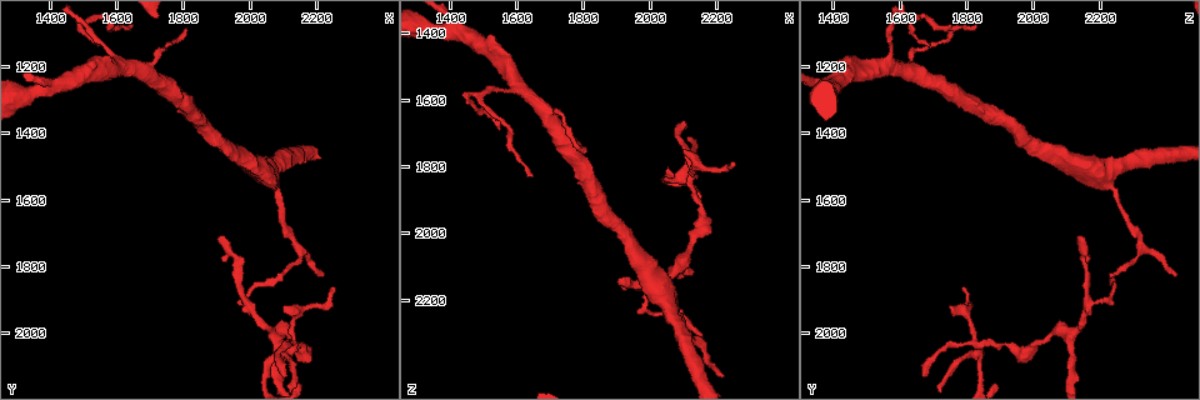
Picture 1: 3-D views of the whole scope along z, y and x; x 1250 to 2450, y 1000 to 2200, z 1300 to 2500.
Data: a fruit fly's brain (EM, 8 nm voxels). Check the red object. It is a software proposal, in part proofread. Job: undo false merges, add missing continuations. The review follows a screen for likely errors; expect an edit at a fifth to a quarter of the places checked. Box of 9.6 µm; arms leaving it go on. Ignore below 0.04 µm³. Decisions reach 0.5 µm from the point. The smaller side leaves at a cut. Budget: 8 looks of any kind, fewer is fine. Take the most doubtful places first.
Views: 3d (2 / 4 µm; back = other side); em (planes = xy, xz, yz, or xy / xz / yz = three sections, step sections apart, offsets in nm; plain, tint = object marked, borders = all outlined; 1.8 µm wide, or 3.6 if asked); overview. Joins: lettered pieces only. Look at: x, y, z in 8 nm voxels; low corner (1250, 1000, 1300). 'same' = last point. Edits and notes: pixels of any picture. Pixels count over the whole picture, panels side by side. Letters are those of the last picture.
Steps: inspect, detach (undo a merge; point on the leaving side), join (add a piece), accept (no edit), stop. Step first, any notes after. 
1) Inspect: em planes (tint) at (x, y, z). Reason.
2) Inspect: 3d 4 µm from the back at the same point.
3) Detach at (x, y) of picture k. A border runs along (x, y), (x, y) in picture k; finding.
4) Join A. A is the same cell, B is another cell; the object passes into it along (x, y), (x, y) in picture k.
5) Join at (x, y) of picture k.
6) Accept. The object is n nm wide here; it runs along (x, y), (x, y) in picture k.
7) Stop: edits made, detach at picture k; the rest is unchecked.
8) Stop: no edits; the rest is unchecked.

Inspect: em planes (borders) at (2120, 2030, 1850). A narrow waist.

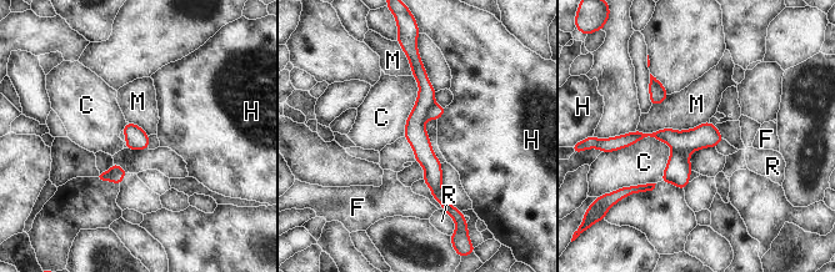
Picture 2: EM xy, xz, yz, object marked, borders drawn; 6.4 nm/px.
Detach at (435, 111) of picture 2. The object is 140 nm wide here; C, F, H, M and R are other cells; a second neuron is stuck on.

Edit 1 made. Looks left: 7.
Inspect: overview. Redraw.

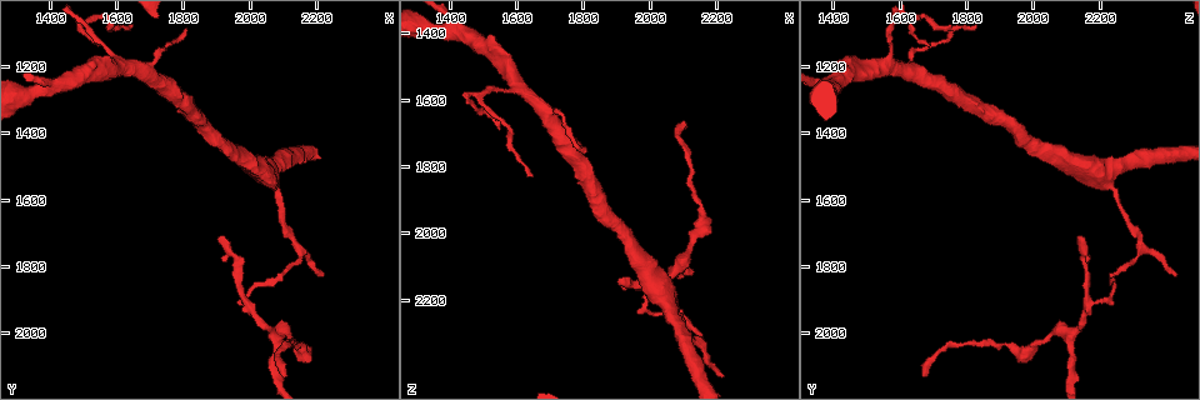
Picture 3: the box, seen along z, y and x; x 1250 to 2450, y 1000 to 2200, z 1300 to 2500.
Inspect: em planes (plain) at (2150, 1750, 2320). Sharp bend.

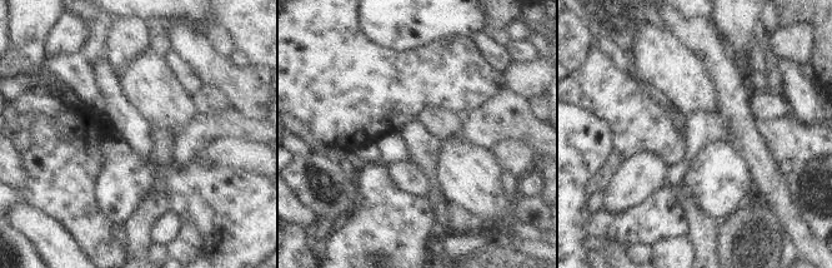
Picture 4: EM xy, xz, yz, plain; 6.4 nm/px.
Inspect: em planes (borders) at the same point. See the neighbours.

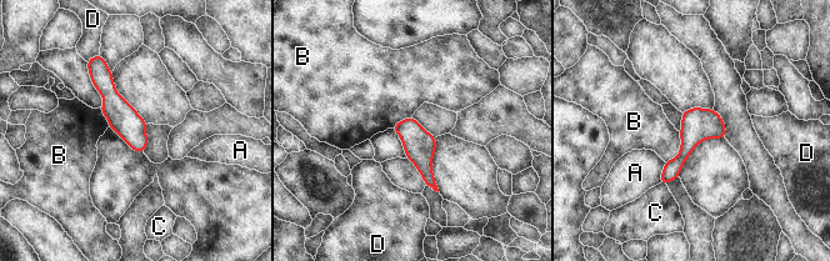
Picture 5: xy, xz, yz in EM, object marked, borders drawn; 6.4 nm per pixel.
Accept. The object is 190 nm wide here; A, B, C and D are other cells; it runs along (94, 66), (140, 149) in picture 5; one neuron here.

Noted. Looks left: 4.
Inspect: 3d 2 µm at (1980, 1910, 2180). Thin neck.

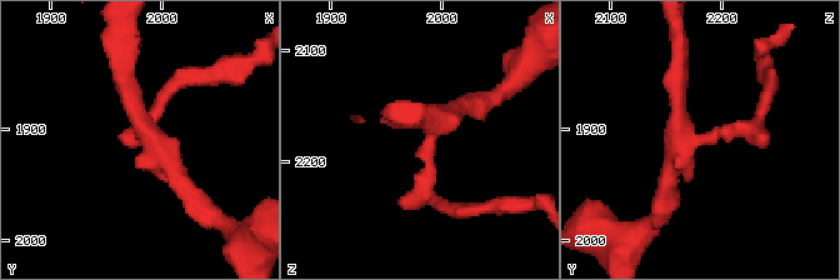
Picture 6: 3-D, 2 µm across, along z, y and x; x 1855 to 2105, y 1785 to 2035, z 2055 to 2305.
Inspect: em xz step 4 (borders) at (1984, 1910, 2174). Shape alone is not enough.

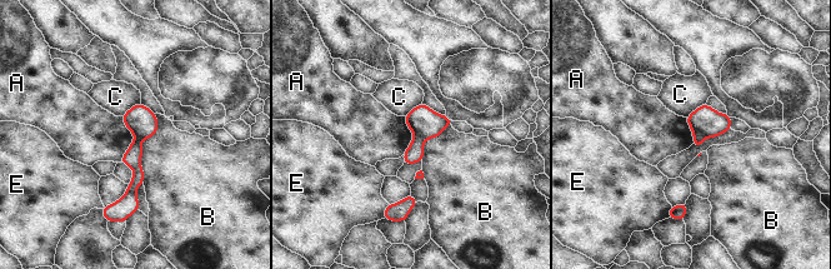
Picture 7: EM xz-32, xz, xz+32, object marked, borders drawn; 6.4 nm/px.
Detach at (710, 123) of picture 7. A, B, C and E are other cells; a border runs along (692, 128), (705, 138) in picture 7; two neurons meet here.

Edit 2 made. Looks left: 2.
Stop: edits made, detach at picture 2, detach at picture 7; the rest is unchecked.

